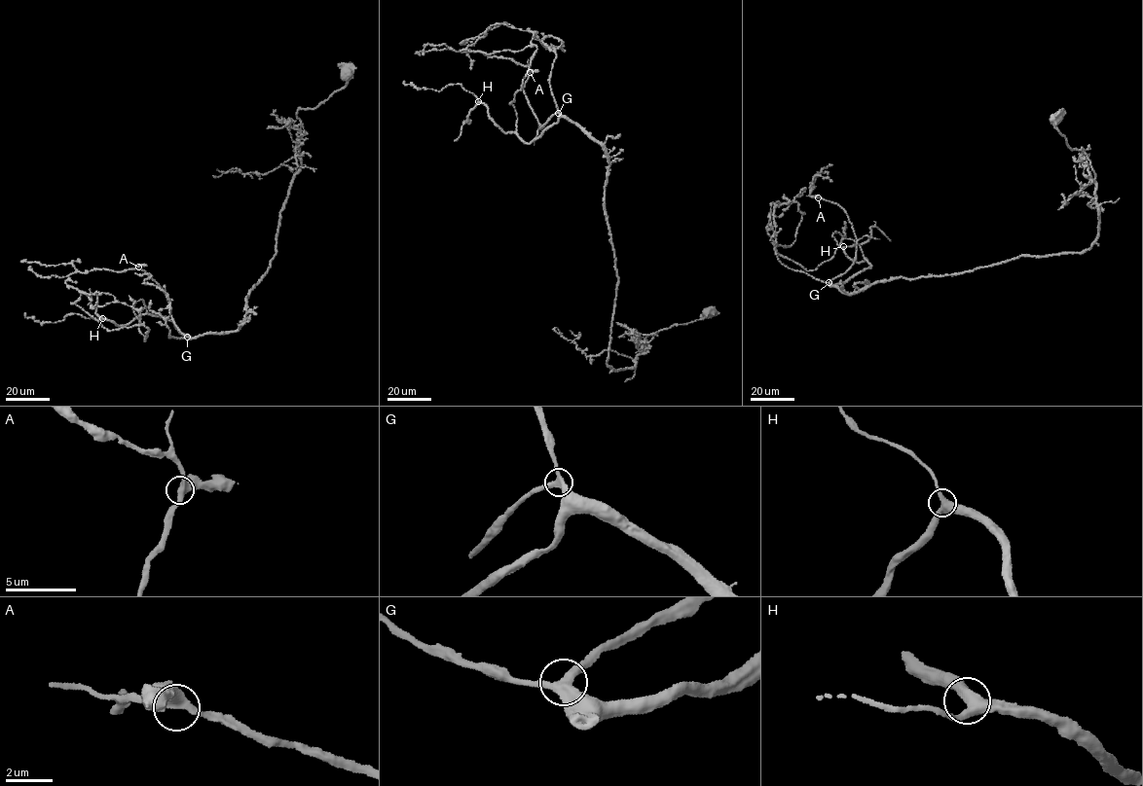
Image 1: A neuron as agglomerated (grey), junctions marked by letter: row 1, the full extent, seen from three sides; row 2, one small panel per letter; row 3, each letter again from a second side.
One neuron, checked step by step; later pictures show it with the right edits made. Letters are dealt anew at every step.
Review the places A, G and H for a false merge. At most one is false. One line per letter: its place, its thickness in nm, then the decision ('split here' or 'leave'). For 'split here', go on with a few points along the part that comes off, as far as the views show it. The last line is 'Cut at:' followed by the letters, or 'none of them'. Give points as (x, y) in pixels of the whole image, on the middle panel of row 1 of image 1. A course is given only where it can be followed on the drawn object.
A: at (530, 72); 400 nm thick; leave
G: at (558, 113); 360 nm thick; leave
H: at (478, 101); 440 nm thick; leave
Cut at: none of them

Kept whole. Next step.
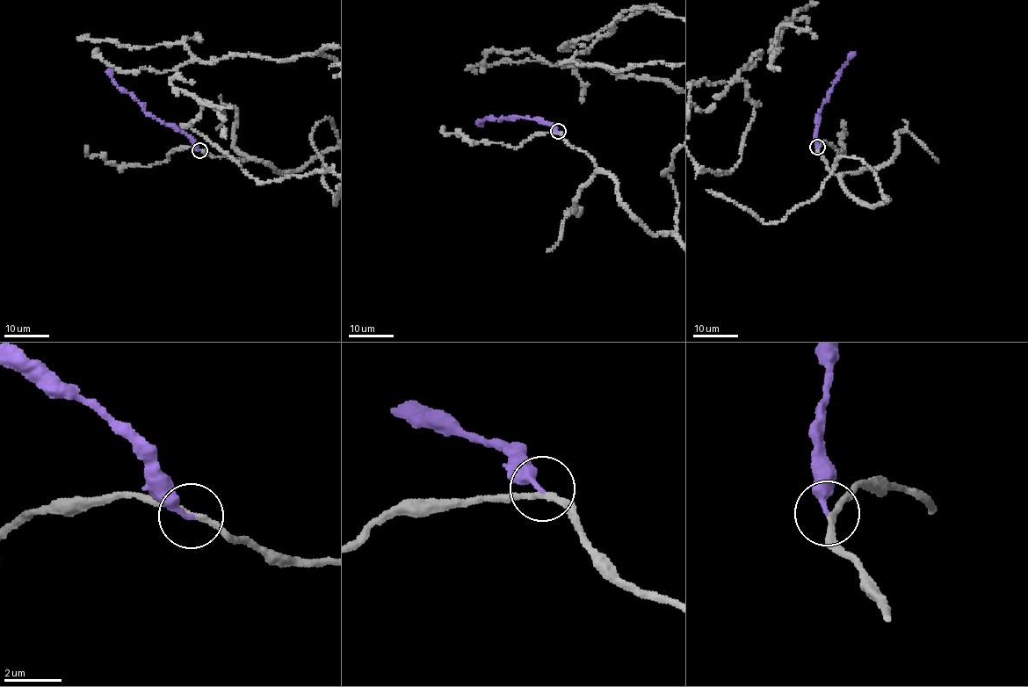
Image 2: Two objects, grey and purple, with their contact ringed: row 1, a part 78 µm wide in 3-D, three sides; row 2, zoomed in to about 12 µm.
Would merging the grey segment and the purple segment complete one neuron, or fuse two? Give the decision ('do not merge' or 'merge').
merge

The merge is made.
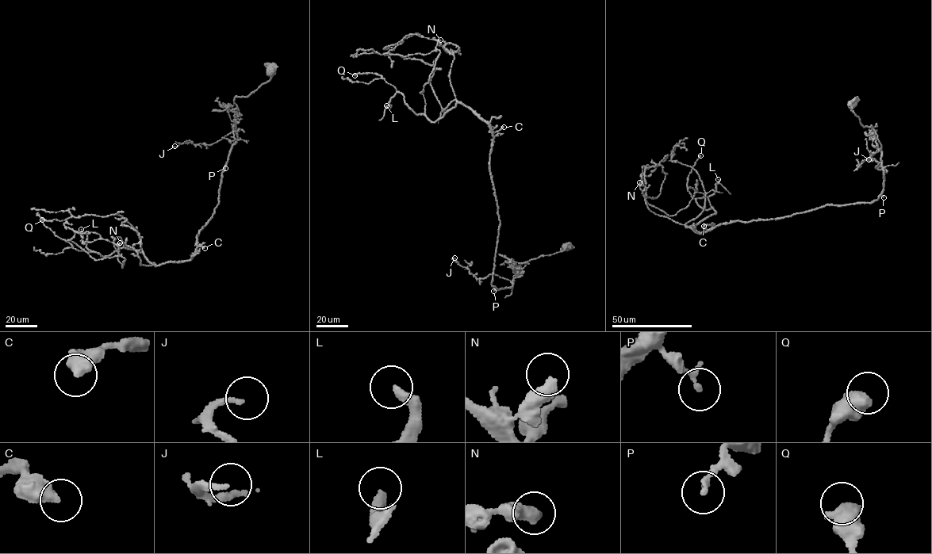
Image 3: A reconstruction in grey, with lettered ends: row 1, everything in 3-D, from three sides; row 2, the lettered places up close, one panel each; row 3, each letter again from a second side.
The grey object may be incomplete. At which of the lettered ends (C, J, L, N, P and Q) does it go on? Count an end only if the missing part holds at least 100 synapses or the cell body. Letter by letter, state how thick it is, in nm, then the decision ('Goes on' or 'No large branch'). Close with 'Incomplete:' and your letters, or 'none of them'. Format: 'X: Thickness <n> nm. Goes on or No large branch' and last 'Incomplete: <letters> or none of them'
C: Thickness 480 nm. No large branch
J: Thickness 190 nm. No large branch
L: Thickness 340 nm. Goes on
N: Thickness 440 nm. No large branch
P: Thickness 200 nm. No large branch
Q: Thickness 650 nm. No large branch
Incomplete: L

